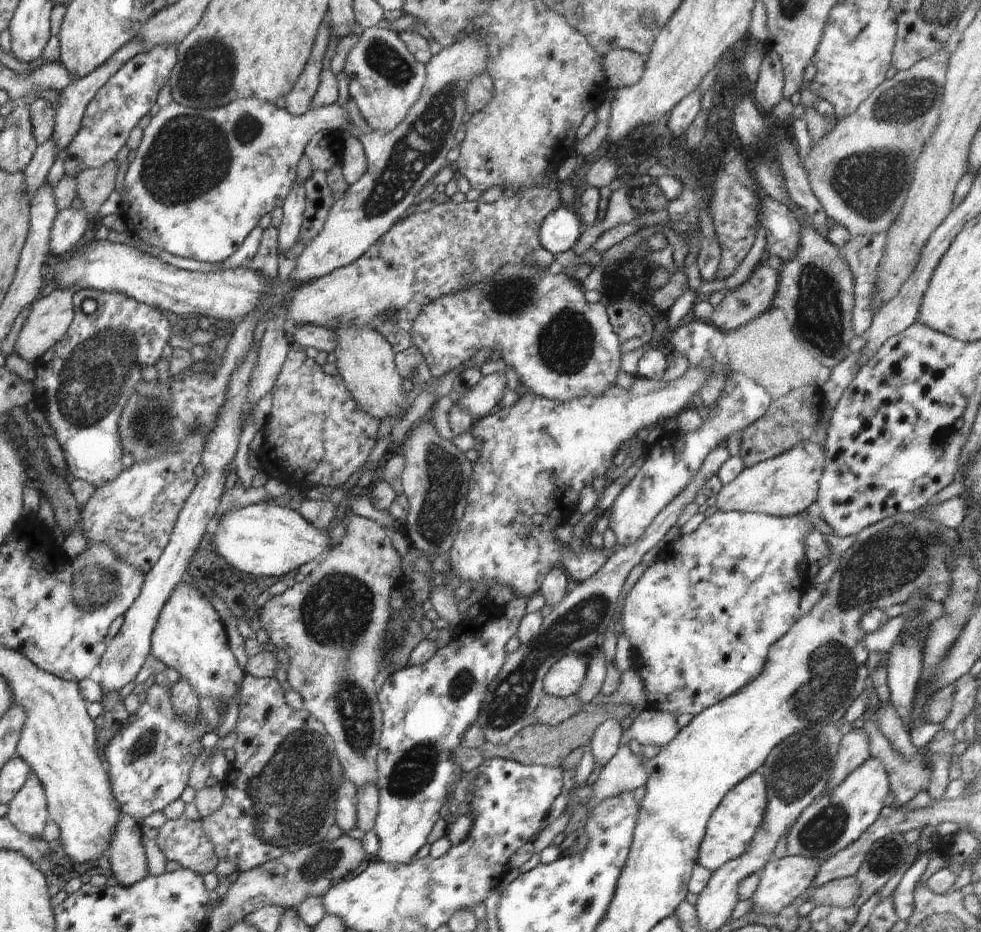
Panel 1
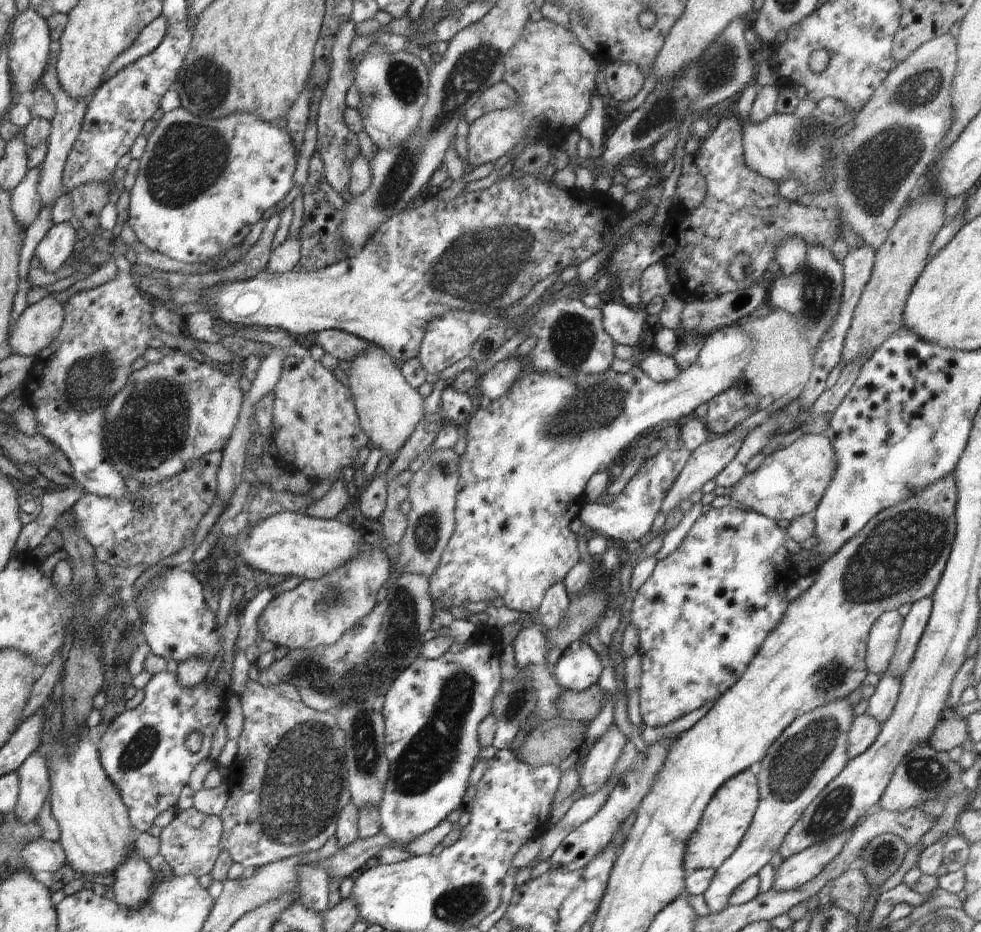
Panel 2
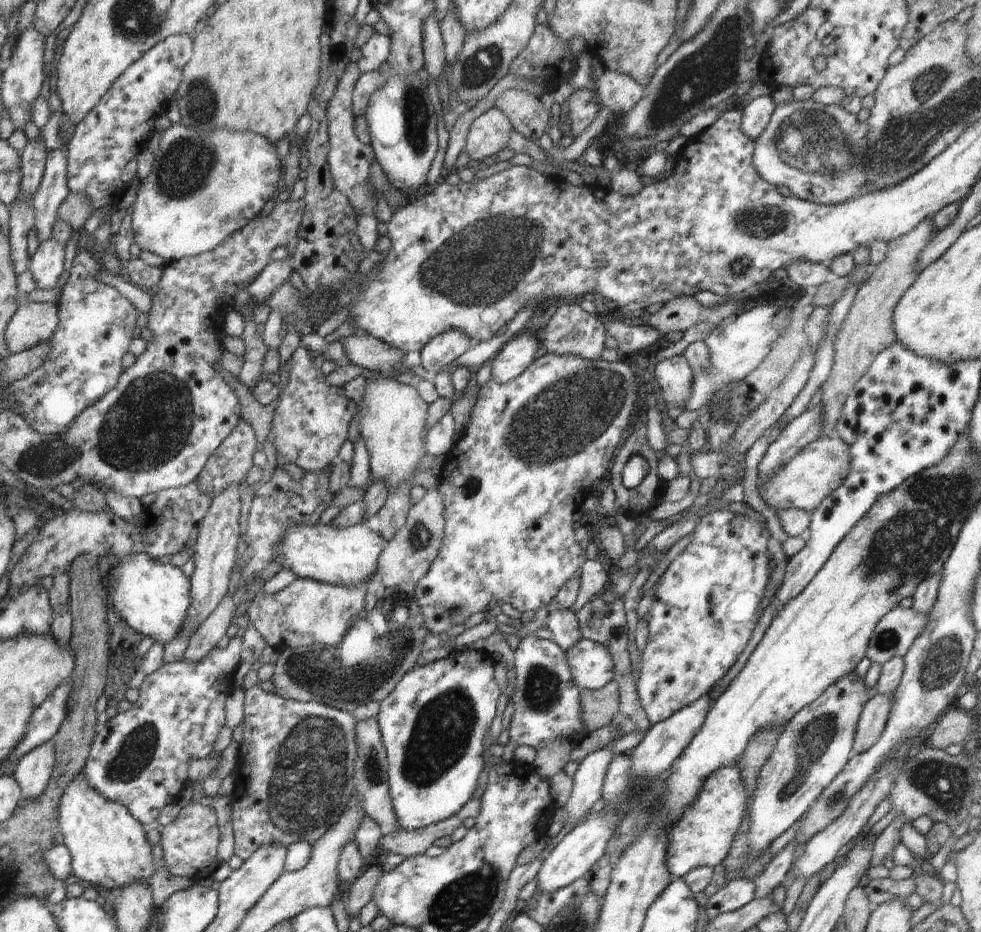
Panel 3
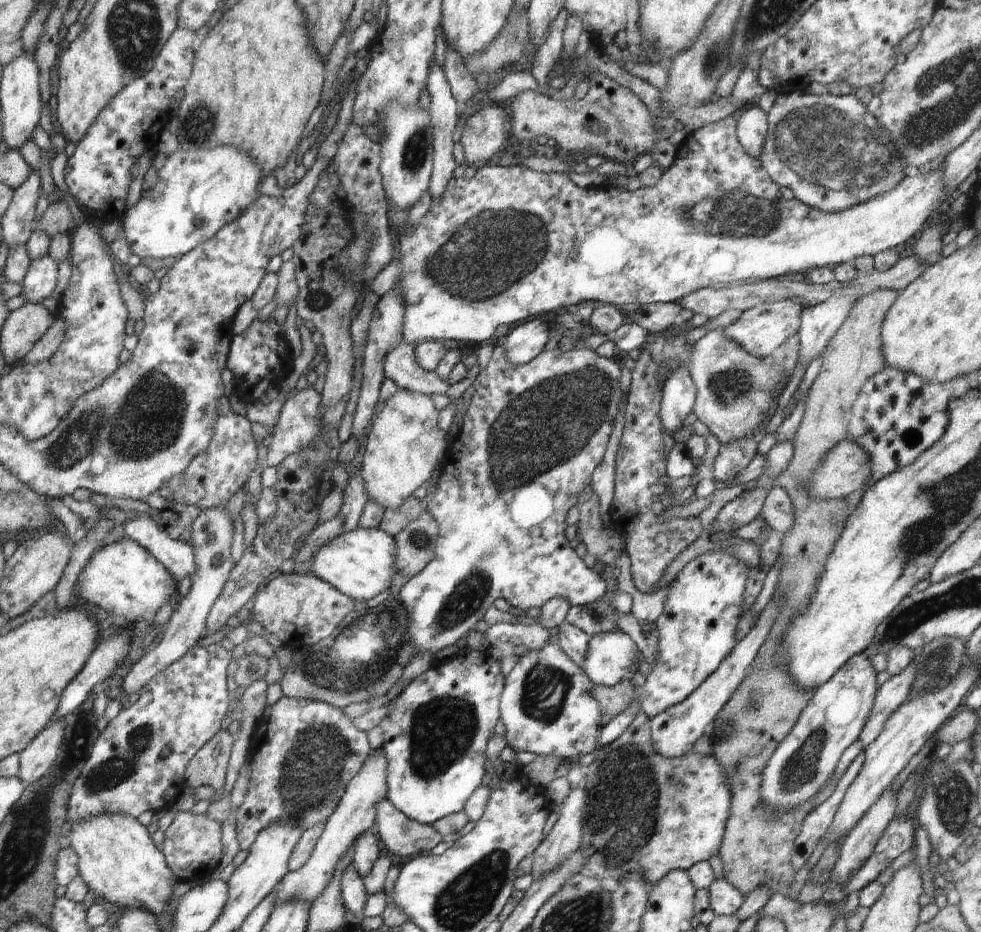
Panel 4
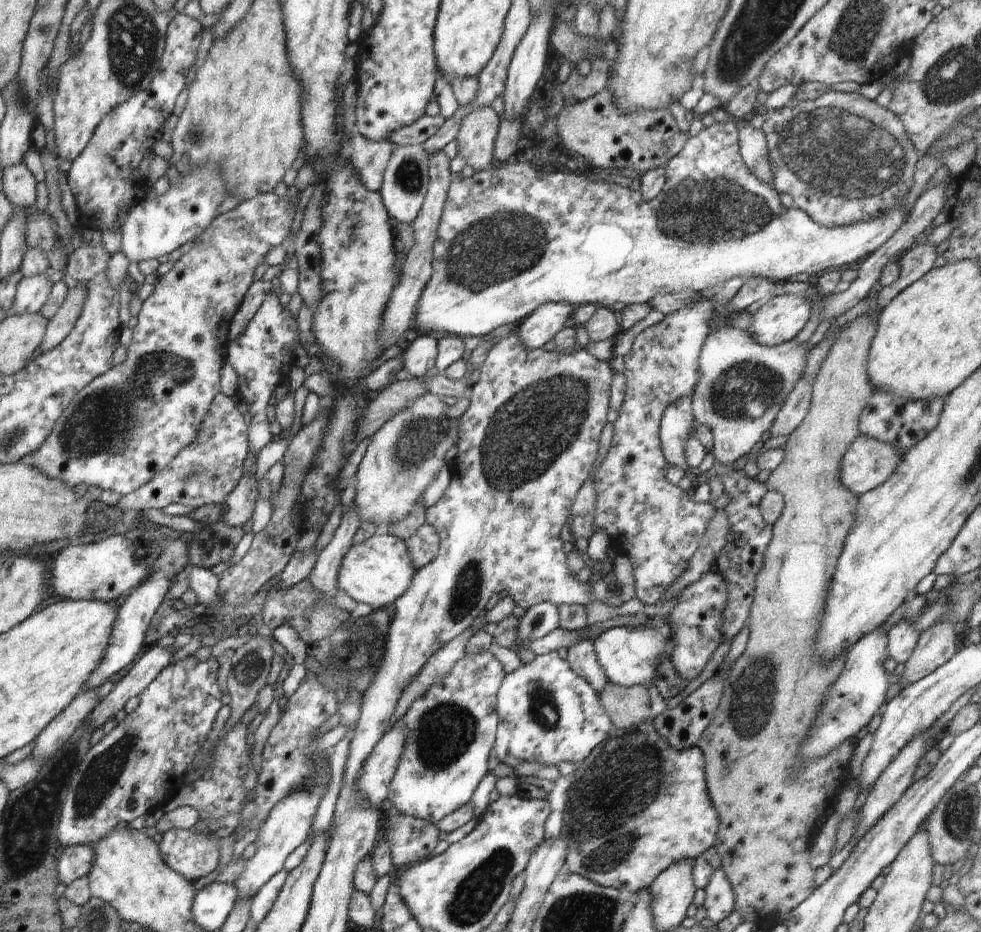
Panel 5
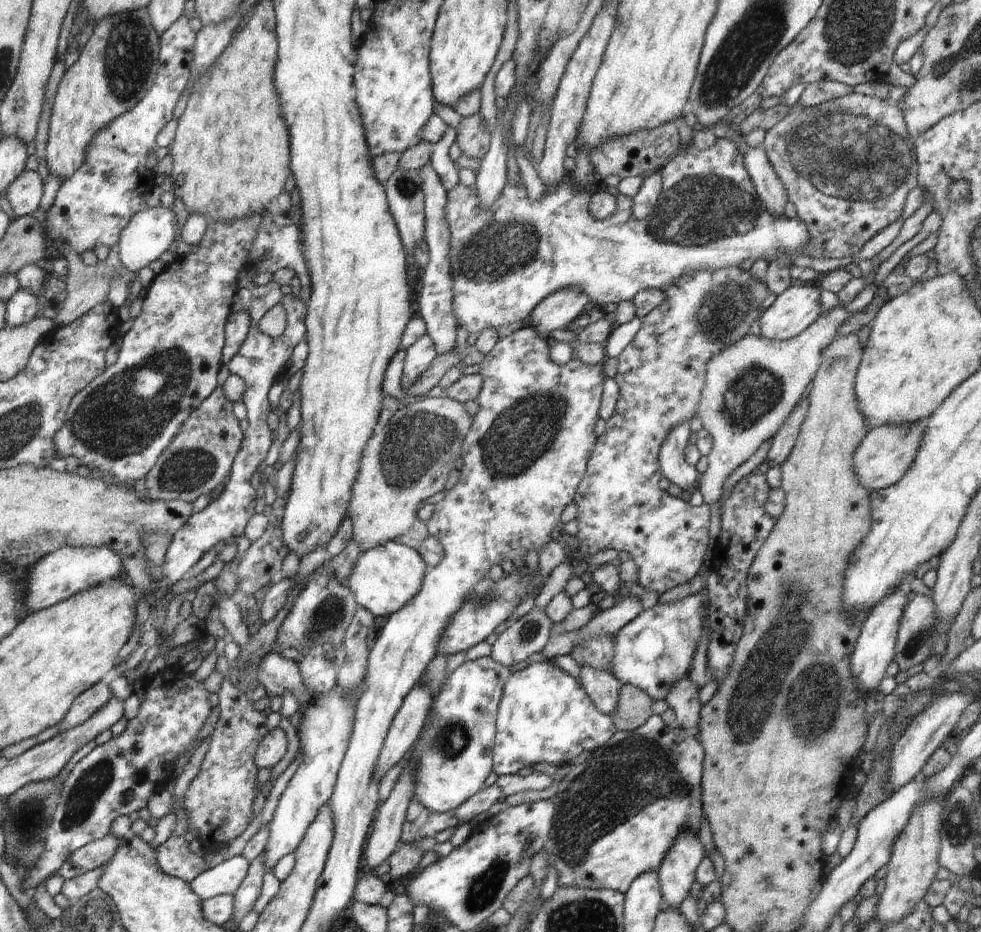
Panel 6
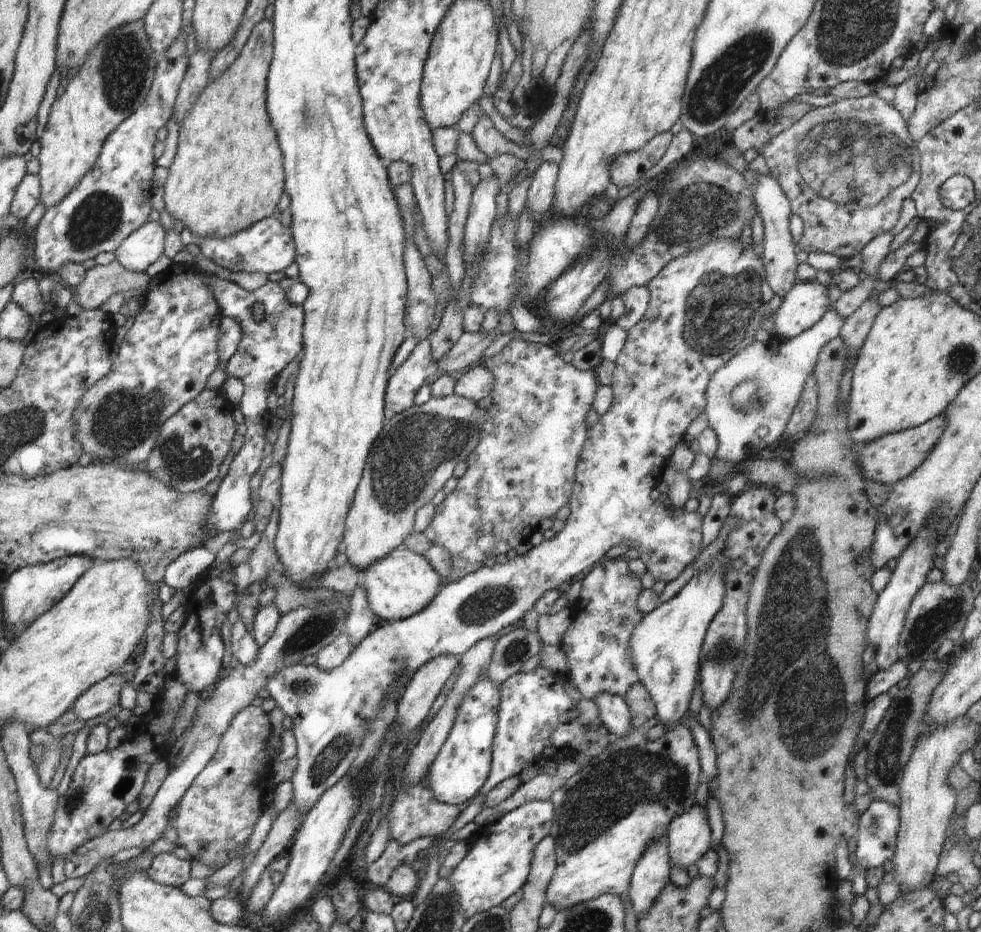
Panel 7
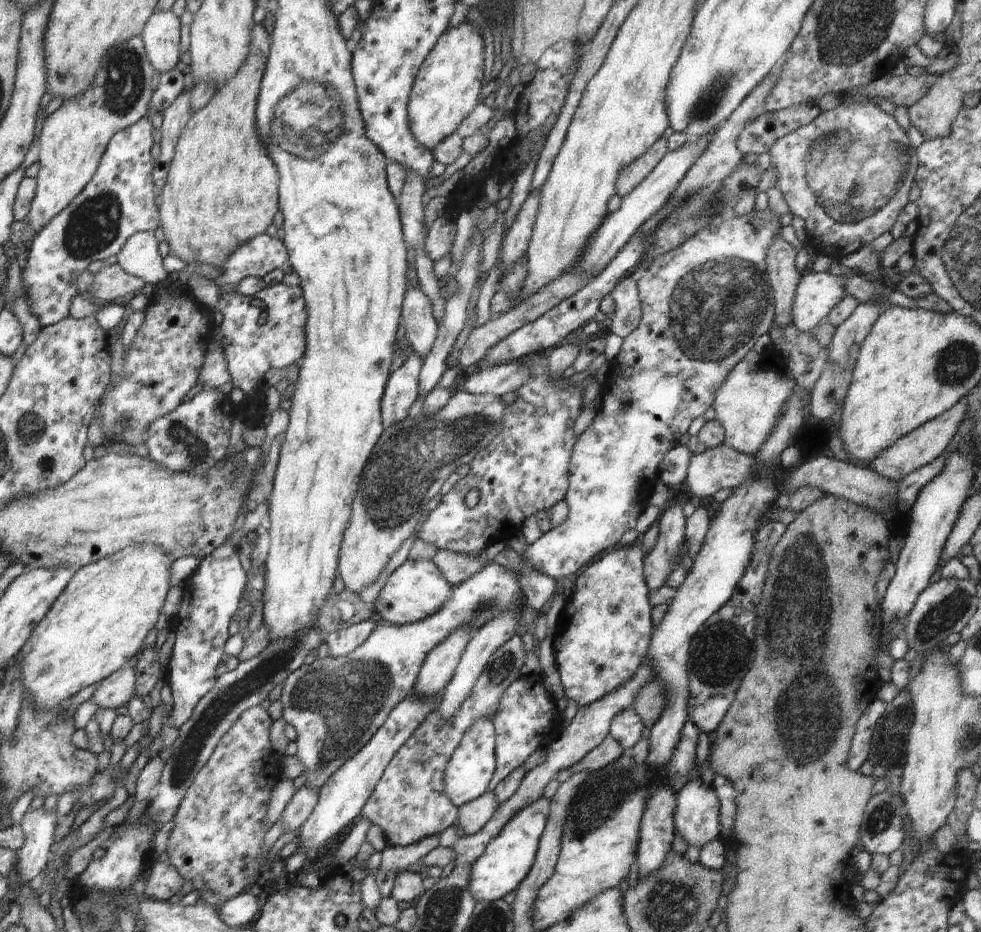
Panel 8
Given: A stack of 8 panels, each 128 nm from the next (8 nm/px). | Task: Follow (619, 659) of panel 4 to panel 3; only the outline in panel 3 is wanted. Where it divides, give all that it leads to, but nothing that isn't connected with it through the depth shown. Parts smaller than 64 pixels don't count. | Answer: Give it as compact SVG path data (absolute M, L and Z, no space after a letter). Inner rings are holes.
M587 638L565 652L572 681L580 689L602 689L613 680L613 663L608 650Z

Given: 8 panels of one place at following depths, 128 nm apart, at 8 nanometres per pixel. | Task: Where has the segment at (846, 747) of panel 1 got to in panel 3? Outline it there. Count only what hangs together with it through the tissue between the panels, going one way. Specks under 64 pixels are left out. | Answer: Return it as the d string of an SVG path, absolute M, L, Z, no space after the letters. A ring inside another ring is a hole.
M877 694L867 700L856 726L852 755L863 754L878 742L888 721L892 699L893 695Z

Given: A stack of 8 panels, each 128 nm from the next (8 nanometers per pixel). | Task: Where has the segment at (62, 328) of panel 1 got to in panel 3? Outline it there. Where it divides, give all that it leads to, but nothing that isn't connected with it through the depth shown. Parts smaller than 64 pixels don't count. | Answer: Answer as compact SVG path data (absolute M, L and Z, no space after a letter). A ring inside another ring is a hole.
M23 302L6 328L10 353L20 353L47 342L59 326L58 304Z

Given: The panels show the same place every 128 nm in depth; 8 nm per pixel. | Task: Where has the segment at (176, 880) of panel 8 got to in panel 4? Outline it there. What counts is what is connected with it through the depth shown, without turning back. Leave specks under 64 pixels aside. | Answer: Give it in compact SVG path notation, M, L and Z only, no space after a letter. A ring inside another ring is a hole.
M176 811L174 821L164 834L162 854L178 882L208 881L221 862L221 823L205 815Z

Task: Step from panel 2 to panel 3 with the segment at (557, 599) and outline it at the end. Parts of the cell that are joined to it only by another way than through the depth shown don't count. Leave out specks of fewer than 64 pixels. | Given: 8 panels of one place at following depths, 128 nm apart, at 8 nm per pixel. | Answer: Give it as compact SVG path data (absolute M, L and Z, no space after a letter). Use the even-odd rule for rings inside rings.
M555 601L546 606L550 620L547 628L552 632L555 643L562 651L573 648L583 637L576 616L570 609L562 609Z

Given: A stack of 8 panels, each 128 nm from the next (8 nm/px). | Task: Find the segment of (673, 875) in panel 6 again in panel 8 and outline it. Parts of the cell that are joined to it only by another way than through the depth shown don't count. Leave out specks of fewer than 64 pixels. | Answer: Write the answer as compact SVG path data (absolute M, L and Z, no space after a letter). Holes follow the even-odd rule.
M690 780L677 792L674 811L674 829L688 845L702 848L712 842L720 834L719 824L720 804L713 786L702 780Z

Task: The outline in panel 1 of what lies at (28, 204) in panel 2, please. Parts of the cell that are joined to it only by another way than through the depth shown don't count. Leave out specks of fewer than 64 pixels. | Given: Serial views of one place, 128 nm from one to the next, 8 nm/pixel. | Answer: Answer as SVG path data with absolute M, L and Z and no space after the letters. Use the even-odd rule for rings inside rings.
M52 137L42 145L37 146L32 161L24 170L25 186L27 187L27 194L30 199L37 194L40 184L46 181L58 154L59 151Z

